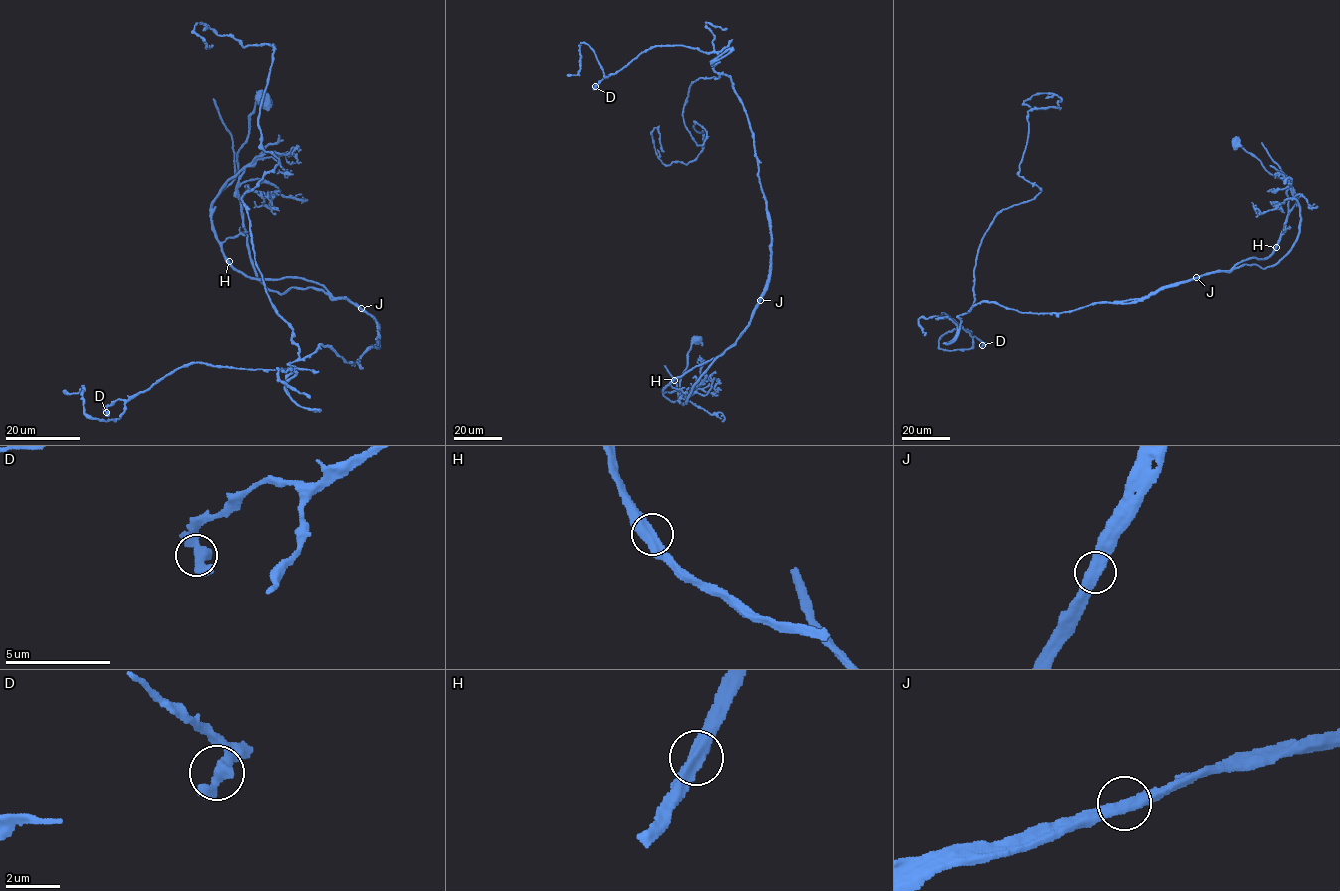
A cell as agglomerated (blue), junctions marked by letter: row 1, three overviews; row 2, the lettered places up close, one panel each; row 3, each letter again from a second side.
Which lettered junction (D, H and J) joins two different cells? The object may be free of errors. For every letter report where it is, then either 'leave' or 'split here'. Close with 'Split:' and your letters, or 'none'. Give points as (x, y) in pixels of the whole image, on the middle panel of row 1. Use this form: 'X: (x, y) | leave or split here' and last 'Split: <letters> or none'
D: (595, 86) | leave
H: (674, 380) | leave
J: (760, 300) | split here
Split: J

